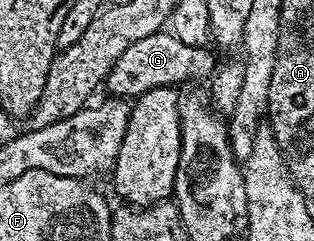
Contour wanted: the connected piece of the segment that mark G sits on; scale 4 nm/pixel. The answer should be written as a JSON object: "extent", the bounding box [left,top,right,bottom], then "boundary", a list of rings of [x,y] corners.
{"extent":[104,31,218,99],"boundary":[[[170,31],[148,35],[132,43],[118,62],[111,68],[104,87],[111,96],[121,99],[135,99],[146,91],[174,87],[186,81],[200,81],[211,78],[218,68],[216,55],[211,48],[185,45]]]}

